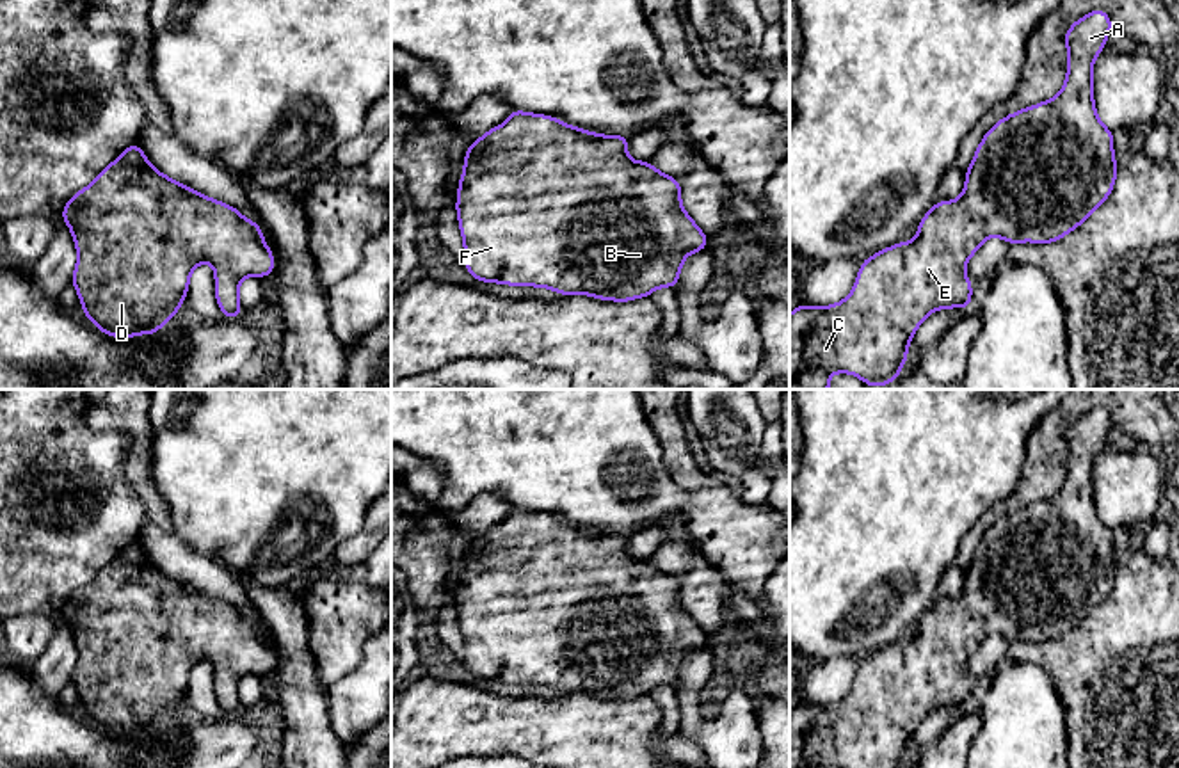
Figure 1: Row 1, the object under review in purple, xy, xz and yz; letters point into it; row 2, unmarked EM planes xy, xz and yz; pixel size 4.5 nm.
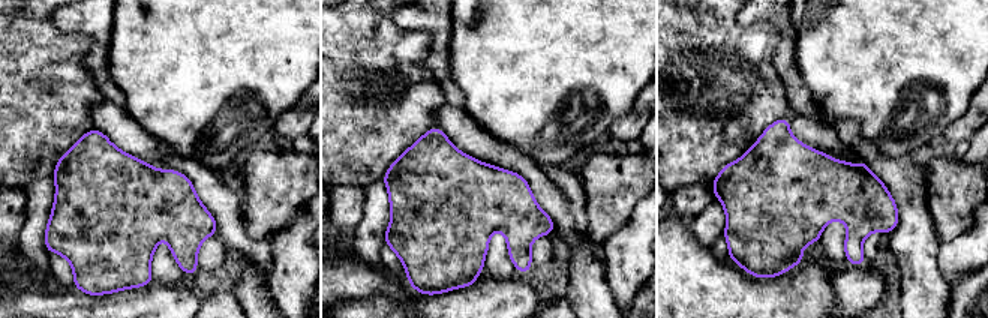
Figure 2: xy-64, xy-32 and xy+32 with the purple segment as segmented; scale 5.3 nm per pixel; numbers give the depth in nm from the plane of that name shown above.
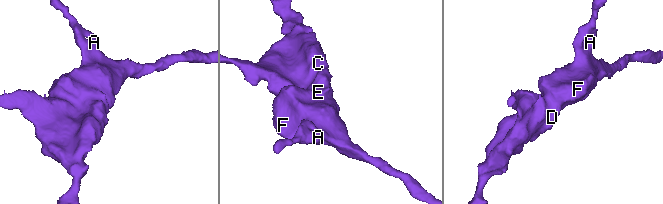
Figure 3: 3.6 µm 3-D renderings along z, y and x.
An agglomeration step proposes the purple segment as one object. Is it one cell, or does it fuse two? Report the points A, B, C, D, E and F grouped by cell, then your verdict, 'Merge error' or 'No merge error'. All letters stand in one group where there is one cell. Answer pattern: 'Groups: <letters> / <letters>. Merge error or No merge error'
Groups: A B C D E F. No merge error

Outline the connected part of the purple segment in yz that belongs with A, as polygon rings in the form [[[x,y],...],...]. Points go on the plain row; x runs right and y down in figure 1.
[[[1092,407],[1072,421],[1063,436],[1069,462],[1062,489],[1053,498],[1017,508],[989,526],[966,569],[962,594],[957,599],[937,599],[919,619],[918,635],[912,640],[900,640],[866,656],[845,699],[822,706],[798,702],[793,708],[790,768],[902,768],[910,736],[934,708],[971,706],[973,681],[964,674],[964,667],[989,635],[999,635],[1010,644],[1051,642],[1074,629],[1108,597],[1119,567],[1113,553],[1113,528],[1108,528],[1095,510],[1092,462],[1110,430],[1111,418],[1106,409]]]

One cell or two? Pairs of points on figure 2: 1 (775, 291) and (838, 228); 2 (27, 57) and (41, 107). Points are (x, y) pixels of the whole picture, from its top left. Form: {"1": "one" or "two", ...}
{"1": "two", "2": "one"}

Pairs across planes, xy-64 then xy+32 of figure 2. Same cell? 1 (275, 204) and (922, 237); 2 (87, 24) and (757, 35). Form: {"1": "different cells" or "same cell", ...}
{"1": "different cells", "2": "different cells"}

